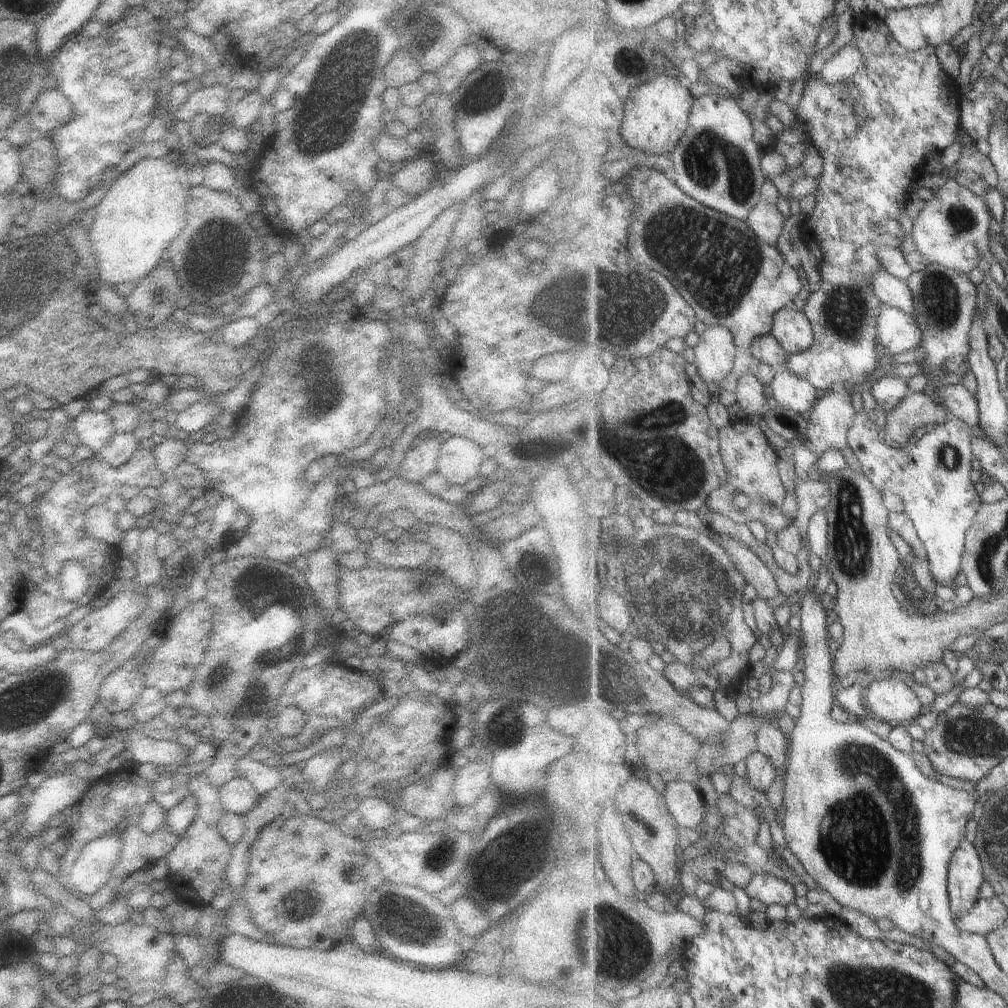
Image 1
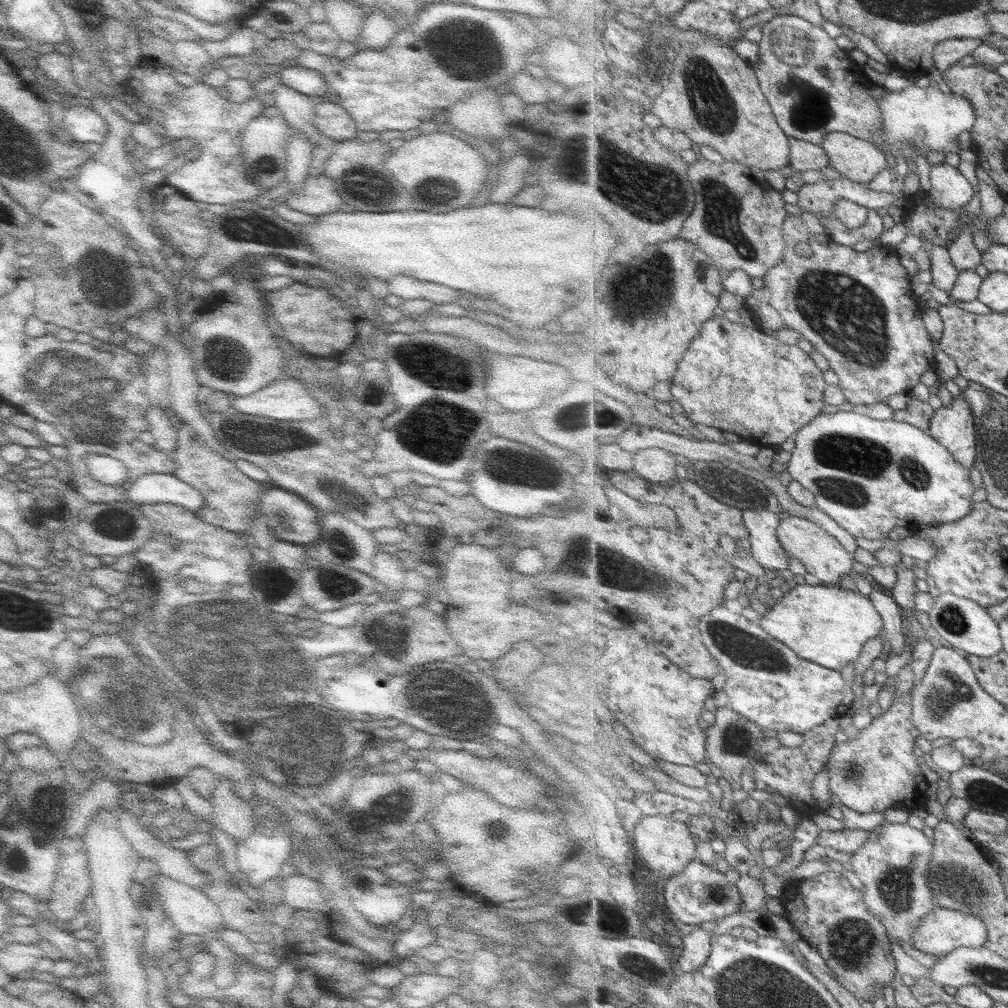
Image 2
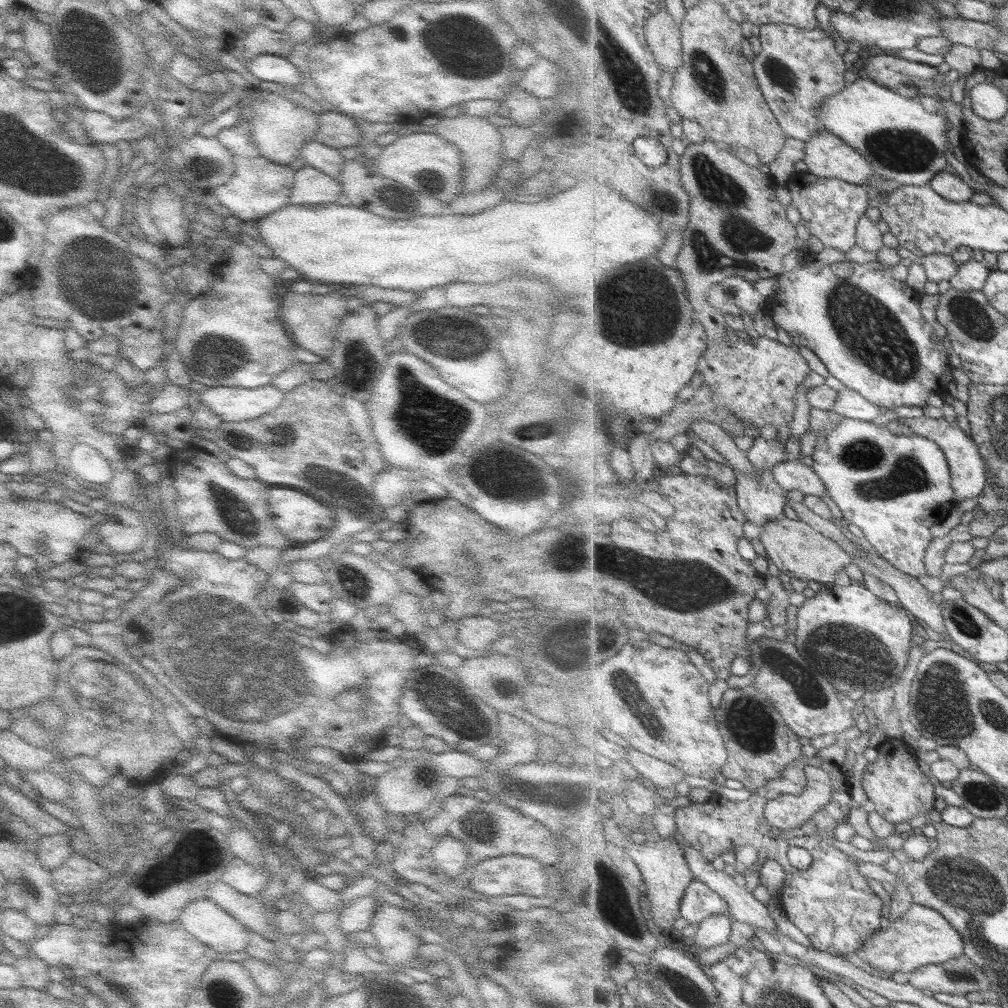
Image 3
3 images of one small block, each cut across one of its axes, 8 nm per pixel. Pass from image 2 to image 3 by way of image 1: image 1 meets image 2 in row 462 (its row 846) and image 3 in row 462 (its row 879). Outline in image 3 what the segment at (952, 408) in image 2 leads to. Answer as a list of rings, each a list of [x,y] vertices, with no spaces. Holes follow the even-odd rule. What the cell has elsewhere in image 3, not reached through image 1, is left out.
[[[925,414],[920,418],[901,418],[900,420],[909,425],[913,434],[933,439],[933,442],[936,442],[941,447],[941,450],[944,450],[952,470],[952,485],[953,489],[955,489],[957,502],[967,500],[967,498],[975,501],[977,497],[983,495],[988,484],[986,462],[984,455],[981,454],[980,446],[973,440],[973,437],[969,436],[965,430],[961,430],[957,424],[947,422],[945,418],[929,418]]]

